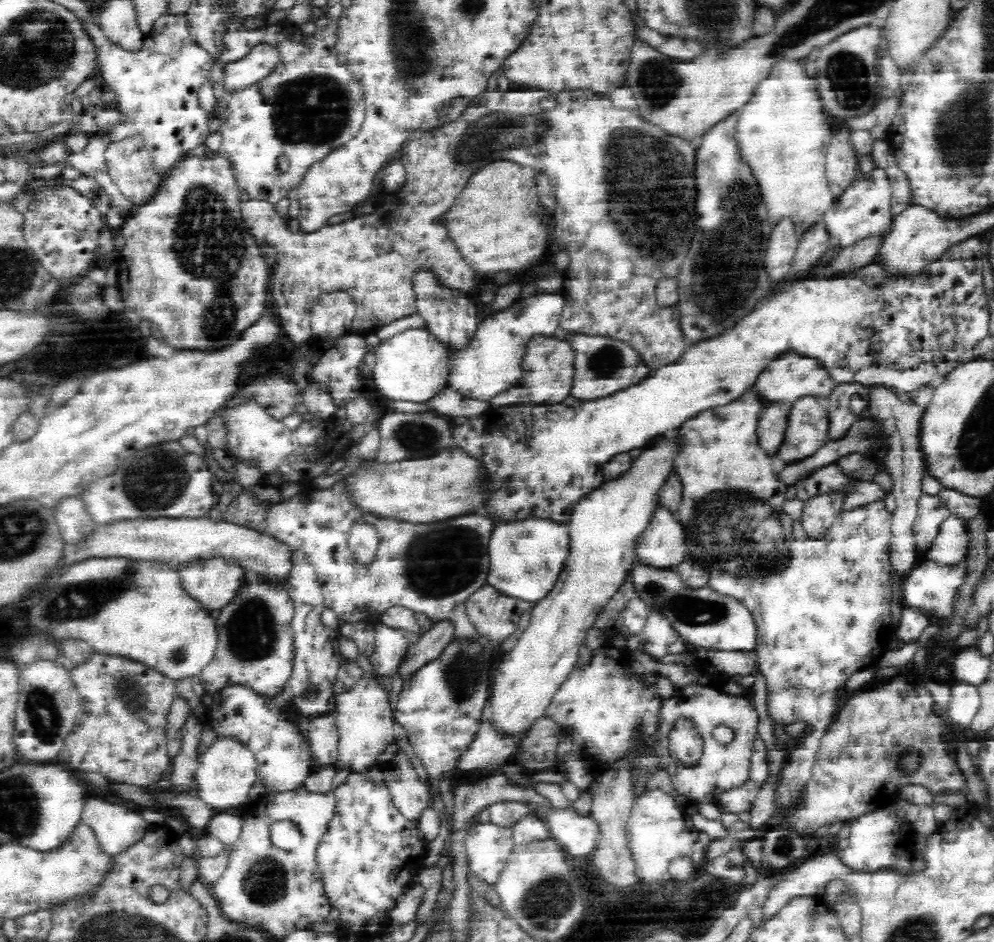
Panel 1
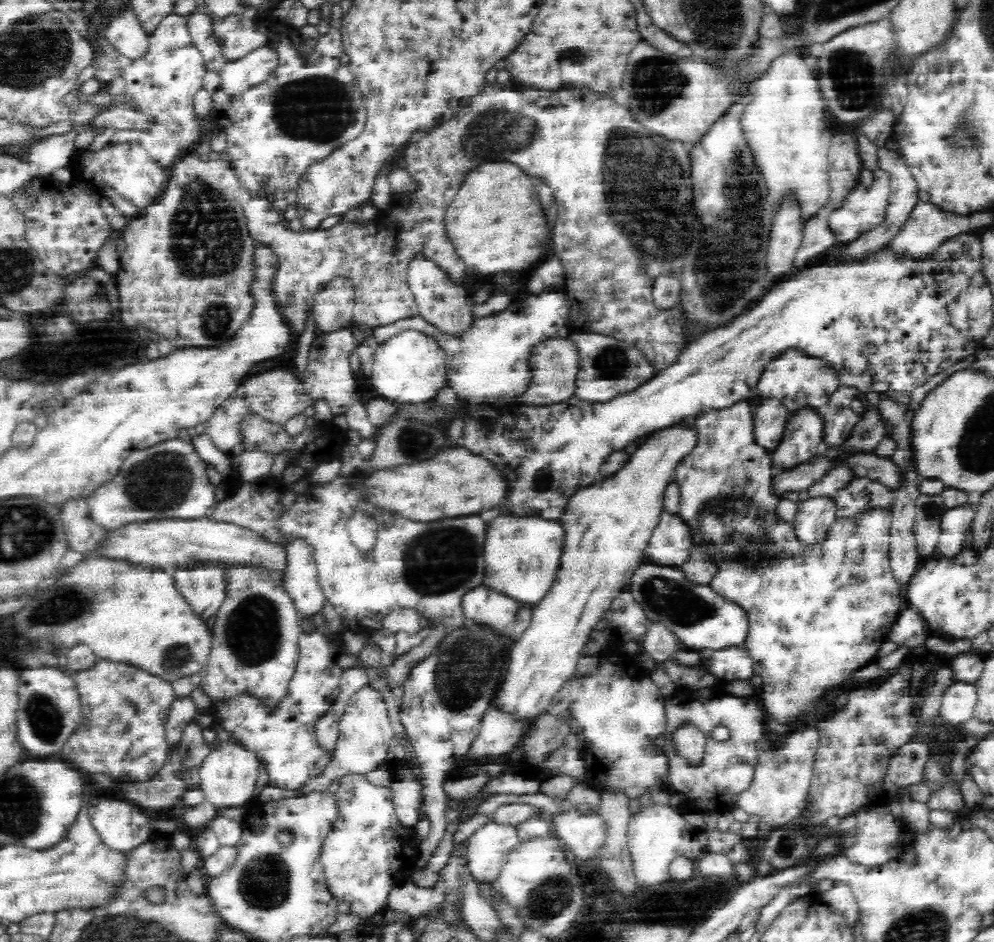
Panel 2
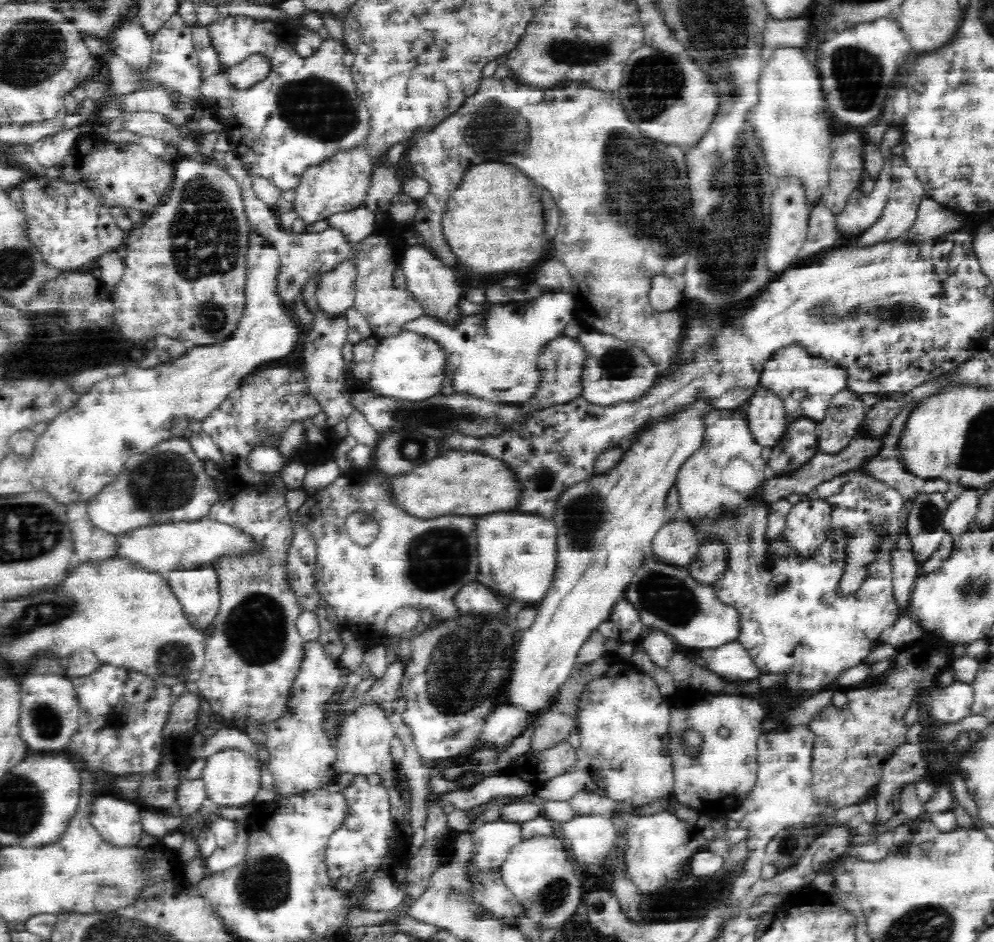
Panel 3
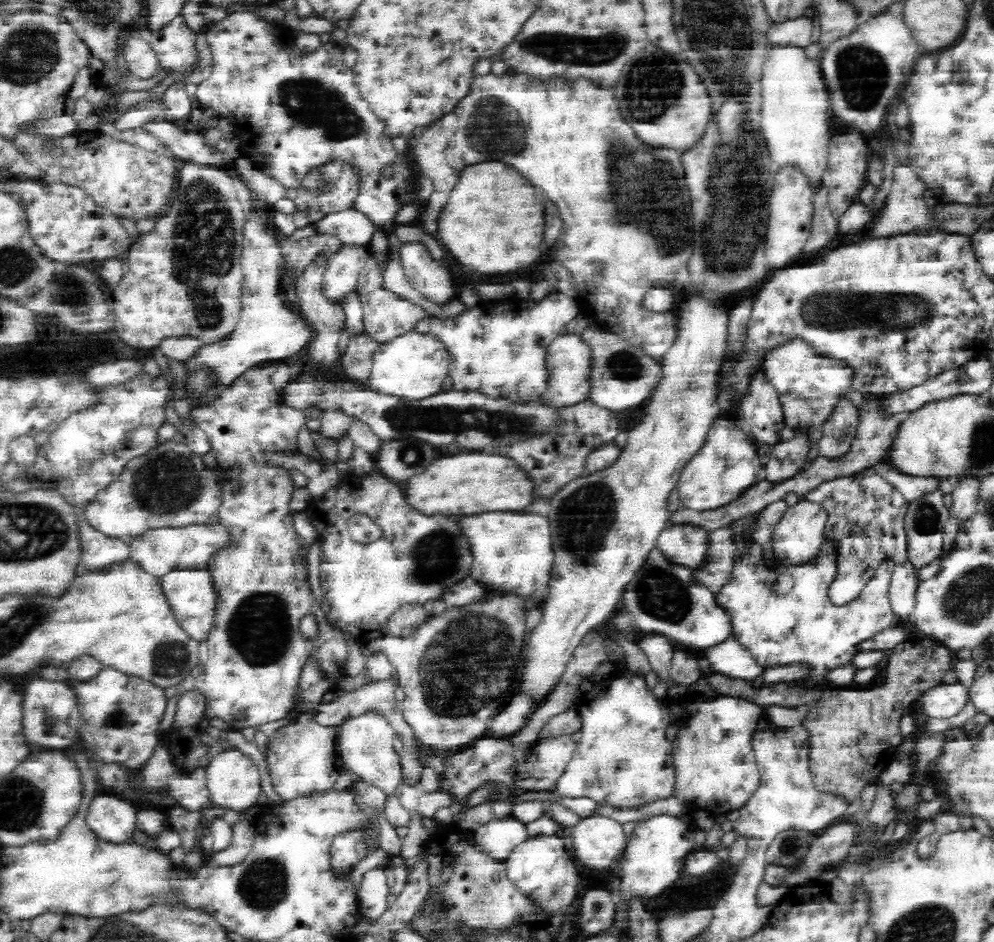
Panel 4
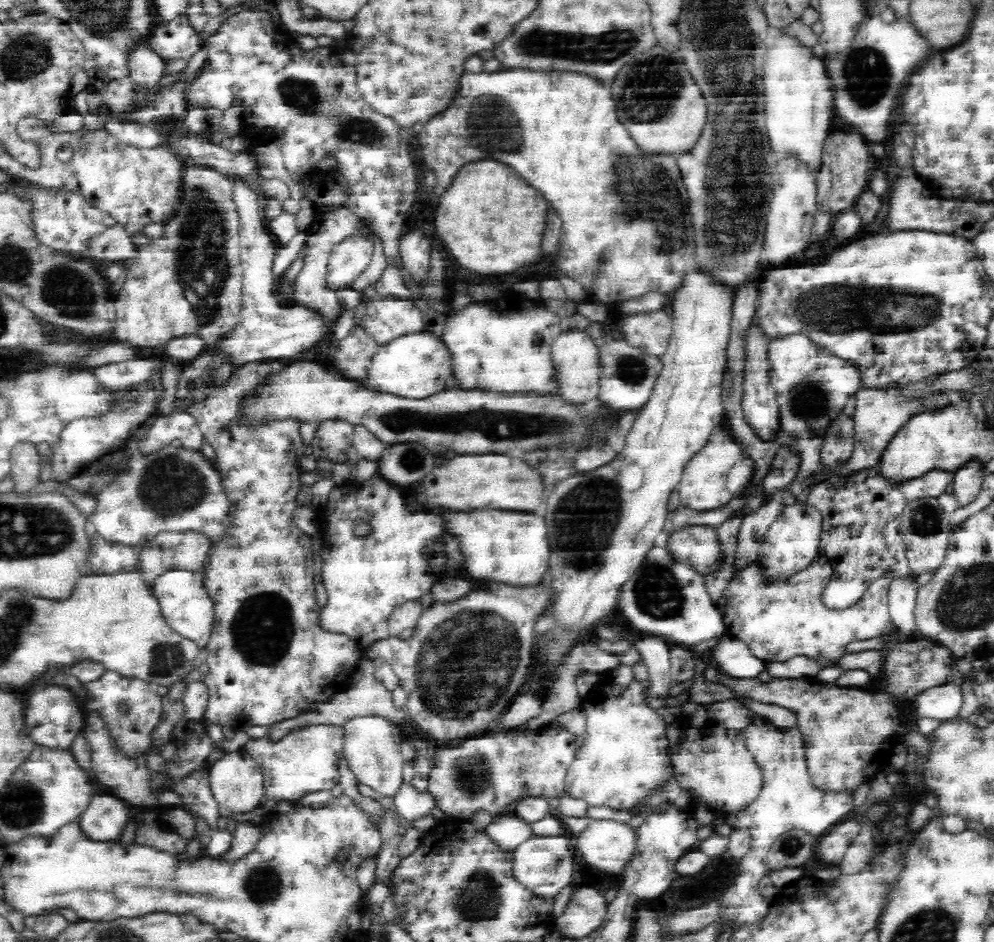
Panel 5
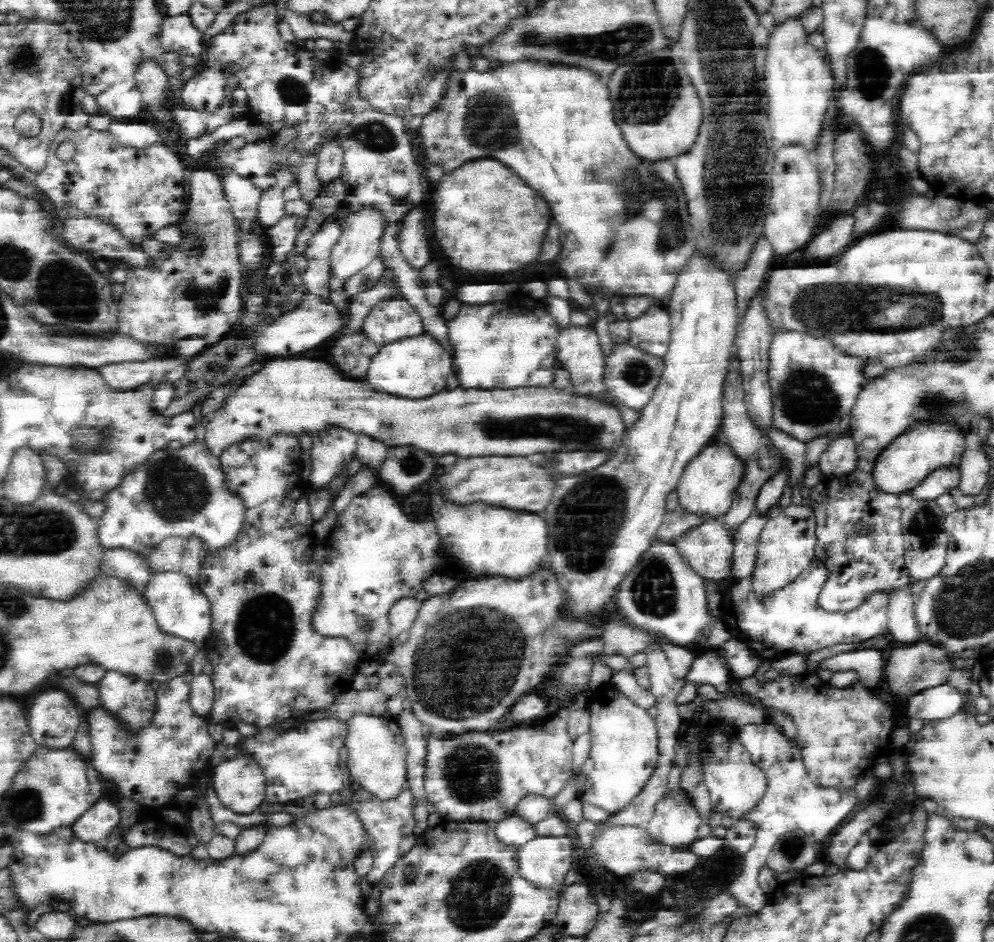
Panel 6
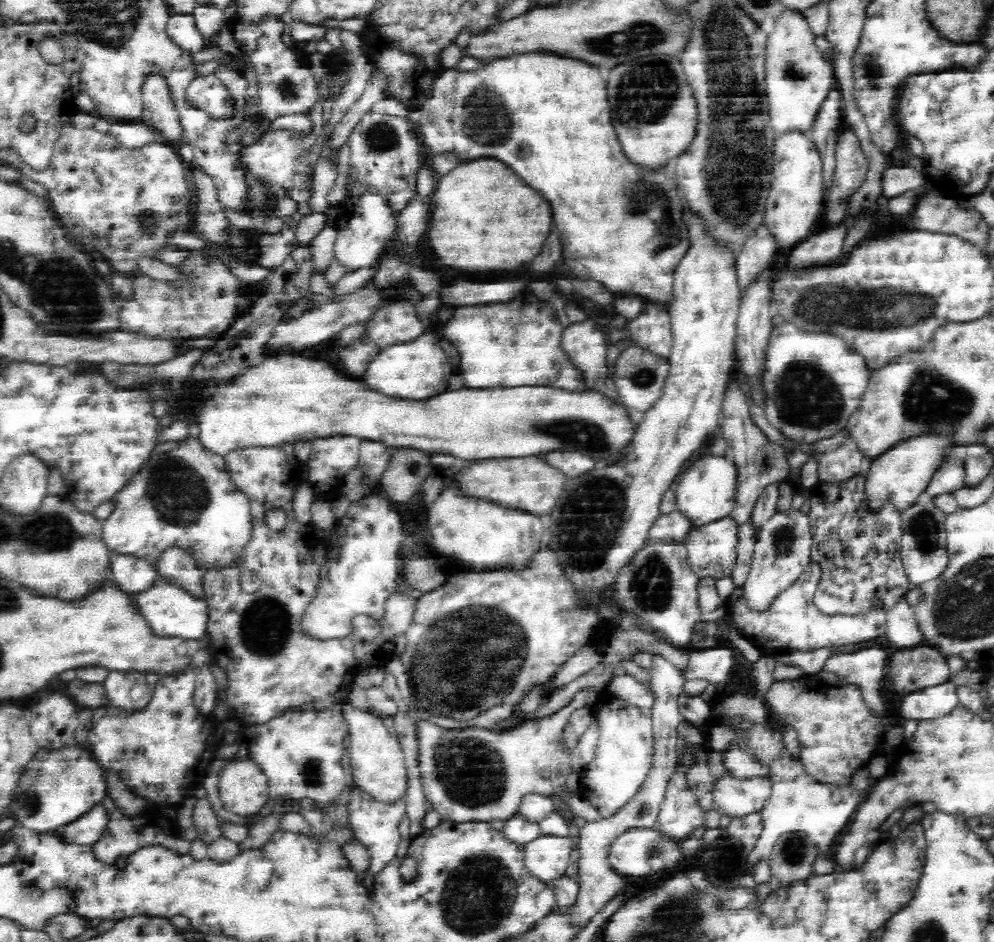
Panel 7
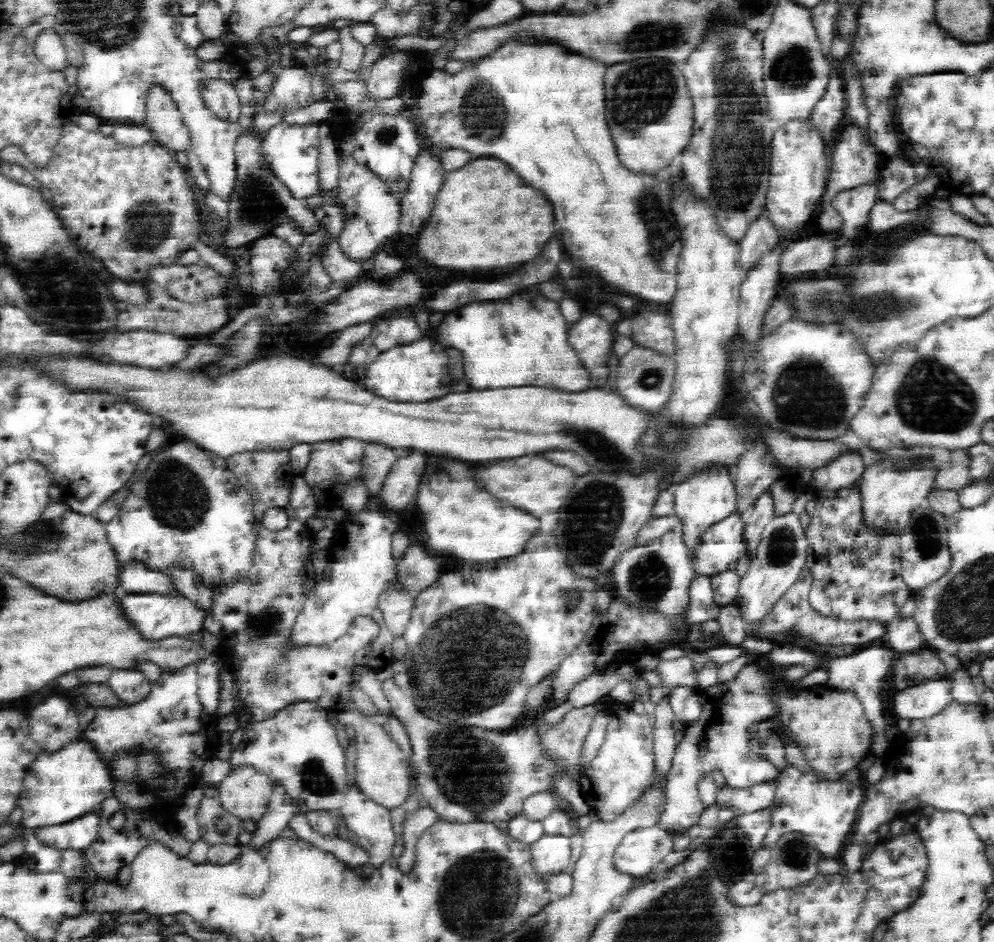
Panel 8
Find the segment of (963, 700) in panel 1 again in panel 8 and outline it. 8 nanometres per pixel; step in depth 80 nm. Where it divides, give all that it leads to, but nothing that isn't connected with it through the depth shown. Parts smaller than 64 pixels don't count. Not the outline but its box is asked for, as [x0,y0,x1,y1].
[892,678,955,721]

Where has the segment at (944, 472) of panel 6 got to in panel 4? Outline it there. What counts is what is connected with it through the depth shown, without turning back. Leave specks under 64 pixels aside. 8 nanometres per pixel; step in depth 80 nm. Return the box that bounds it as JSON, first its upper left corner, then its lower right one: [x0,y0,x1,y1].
[874,460,938,504]

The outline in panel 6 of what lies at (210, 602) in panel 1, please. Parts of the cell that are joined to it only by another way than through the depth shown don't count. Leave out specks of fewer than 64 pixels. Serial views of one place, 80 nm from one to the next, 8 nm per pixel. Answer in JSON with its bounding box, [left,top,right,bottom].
[143,572,212,648]

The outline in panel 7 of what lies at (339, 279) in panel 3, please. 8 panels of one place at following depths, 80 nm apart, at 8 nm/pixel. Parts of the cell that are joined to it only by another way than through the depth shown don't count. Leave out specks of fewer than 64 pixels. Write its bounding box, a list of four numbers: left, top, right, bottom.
[332,182,396,272]

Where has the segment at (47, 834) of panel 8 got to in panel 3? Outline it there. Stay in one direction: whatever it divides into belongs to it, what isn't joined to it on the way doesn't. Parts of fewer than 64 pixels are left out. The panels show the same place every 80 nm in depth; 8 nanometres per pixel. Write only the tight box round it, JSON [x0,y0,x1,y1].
[90,796,144,848]

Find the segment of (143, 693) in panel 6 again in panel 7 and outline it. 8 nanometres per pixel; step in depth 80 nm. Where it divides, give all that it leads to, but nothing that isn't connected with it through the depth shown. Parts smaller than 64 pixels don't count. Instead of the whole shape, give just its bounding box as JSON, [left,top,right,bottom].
[101,671,154,714]

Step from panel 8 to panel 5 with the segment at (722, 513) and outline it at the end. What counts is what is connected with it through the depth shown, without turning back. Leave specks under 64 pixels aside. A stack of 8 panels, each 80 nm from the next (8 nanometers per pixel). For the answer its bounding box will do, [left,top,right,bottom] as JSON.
[677,423,754,512]

